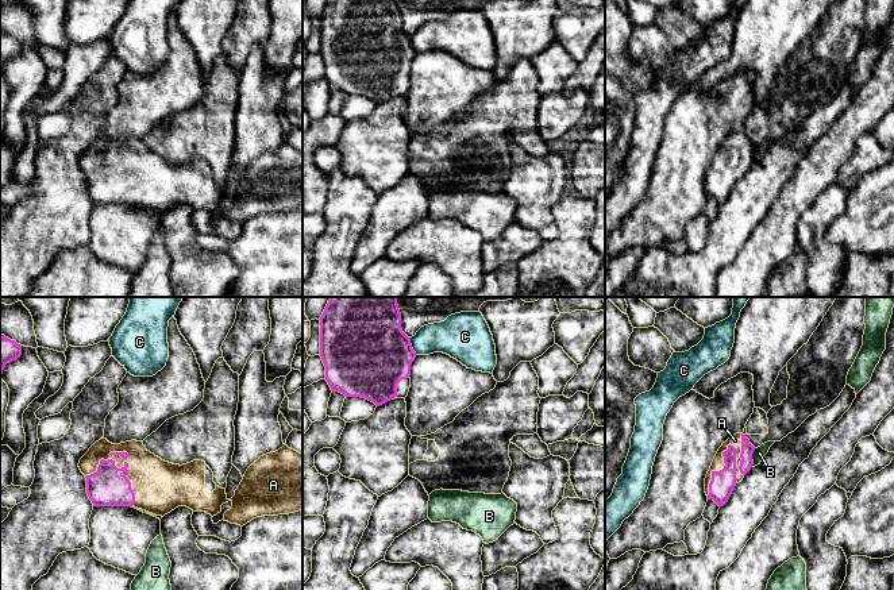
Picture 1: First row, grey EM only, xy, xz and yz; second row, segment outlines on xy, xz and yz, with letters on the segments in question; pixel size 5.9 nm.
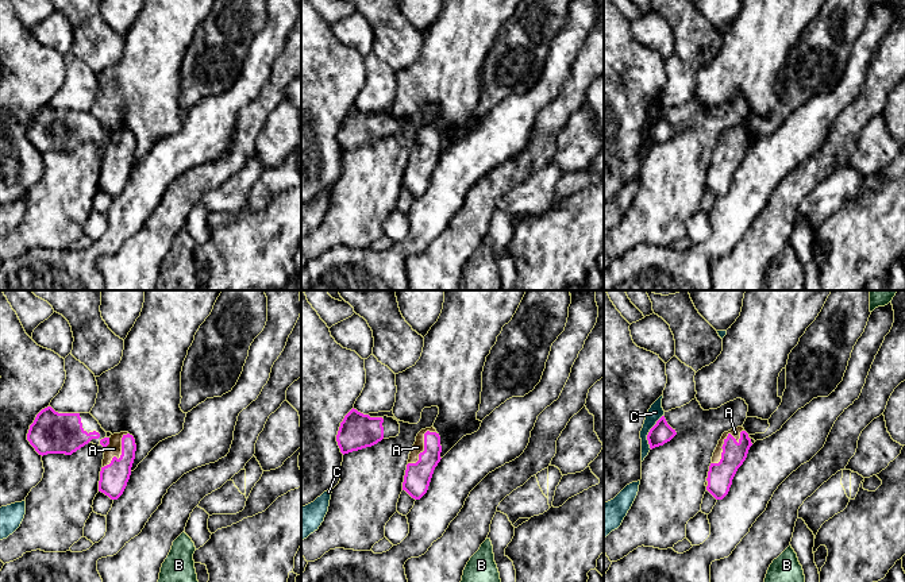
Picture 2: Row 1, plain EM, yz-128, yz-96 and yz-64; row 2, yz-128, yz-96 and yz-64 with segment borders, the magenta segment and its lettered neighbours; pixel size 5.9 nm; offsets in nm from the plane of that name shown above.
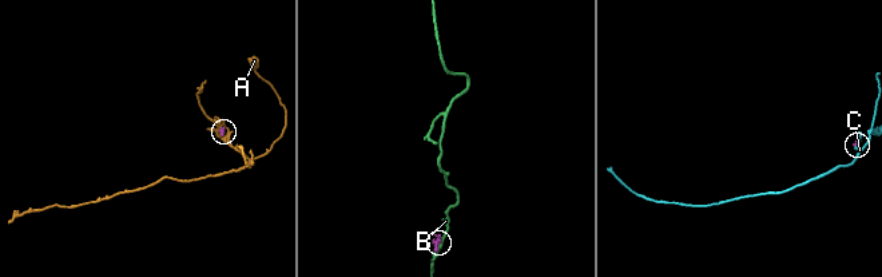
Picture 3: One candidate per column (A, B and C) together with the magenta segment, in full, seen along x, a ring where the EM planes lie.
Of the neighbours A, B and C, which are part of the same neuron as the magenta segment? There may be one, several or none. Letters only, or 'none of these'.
A

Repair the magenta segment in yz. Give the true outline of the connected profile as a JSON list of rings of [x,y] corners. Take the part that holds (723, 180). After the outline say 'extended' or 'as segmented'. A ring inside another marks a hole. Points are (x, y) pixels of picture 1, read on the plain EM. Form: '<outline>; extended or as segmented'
[[[743,131],[732,132],[718,146],[705,176],[705,190],[718,204],[724,204],[735,184],[751,167],[755,144]]]; extended

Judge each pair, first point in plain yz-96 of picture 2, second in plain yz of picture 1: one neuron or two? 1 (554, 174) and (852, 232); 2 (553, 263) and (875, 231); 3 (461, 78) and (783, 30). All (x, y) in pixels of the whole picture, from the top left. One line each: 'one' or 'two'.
1: two
2: one
3: one

